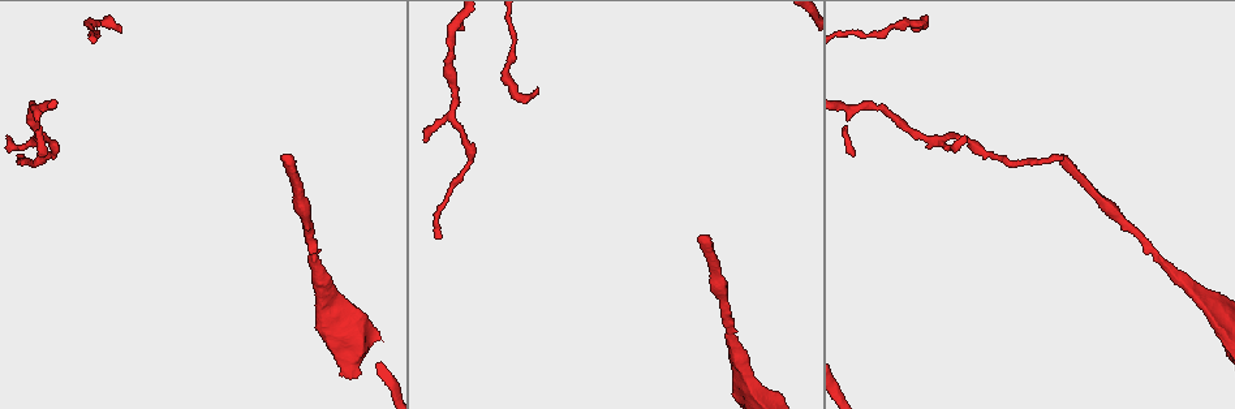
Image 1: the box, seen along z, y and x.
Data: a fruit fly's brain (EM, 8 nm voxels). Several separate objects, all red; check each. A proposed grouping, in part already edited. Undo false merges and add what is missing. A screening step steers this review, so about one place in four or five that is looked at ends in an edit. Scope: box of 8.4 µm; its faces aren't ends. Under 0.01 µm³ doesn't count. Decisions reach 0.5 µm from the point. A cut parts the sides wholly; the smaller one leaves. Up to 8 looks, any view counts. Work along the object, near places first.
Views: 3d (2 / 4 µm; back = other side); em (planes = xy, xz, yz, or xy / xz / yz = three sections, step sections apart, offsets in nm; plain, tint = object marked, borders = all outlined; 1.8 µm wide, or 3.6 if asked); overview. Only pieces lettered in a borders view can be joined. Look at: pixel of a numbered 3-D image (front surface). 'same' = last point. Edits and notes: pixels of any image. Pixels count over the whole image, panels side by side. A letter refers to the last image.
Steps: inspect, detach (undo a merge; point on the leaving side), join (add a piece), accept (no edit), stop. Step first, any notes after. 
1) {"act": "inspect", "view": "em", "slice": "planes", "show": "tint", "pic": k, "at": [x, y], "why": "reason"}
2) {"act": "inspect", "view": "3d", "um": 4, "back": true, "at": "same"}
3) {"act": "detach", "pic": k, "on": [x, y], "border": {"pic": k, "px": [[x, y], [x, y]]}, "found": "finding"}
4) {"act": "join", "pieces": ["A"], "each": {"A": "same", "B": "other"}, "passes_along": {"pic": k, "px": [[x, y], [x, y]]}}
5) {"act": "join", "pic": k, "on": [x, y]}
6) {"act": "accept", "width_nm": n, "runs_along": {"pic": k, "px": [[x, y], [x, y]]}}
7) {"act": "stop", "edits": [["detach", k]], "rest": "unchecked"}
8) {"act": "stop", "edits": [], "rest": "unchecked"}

{"act": "inspect", "view": "em", "slice": "xy", "step": 8, "show": "tint", "pic": 1, "at": [936, 139], "why": "arms part here"}

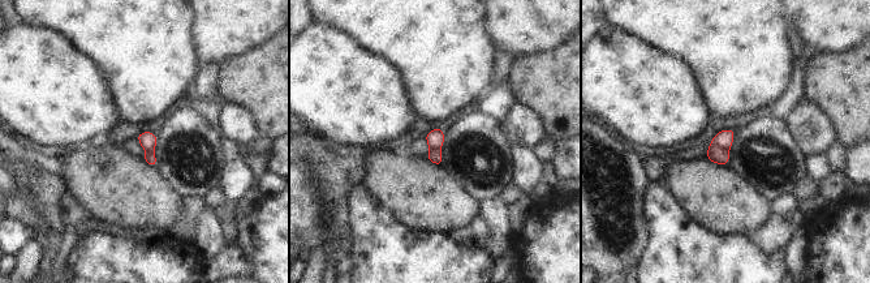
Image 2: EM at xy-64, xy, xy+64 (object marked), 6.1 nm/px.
{"act": "inspect", "view": "em", "slice": "planes", "show": "borders", "at": "same", "why": "cut it another way"}

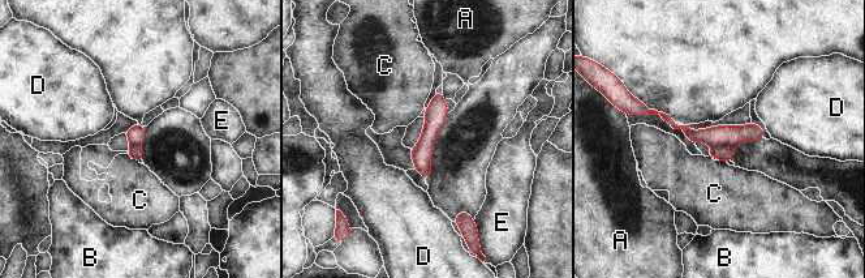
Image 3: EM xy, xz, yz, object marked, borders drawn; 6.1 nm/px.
{"act": "detach", "pic": 3, "on": [723, 153], "each": {"A": "other", "B": "other", "C": "other", "D": "other", "E": "other"}, "border": {"pic": 3, "px": [[732, 145], [714, 145], [711, 148]]}, "found": "two neurons meet here"}

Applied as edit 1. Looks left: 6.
{"act": "inspect", "view": "overview"}

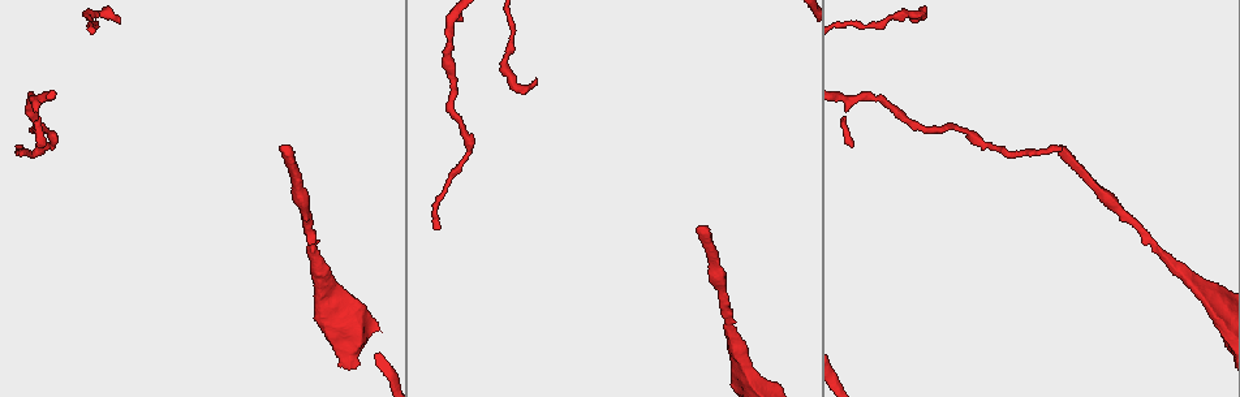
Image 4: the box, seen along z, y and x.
{"act": "inspect", "view": "em", "slice": "planes", "show": "plain", "pic": 4, "at": [536, 80], "why": "free end"}

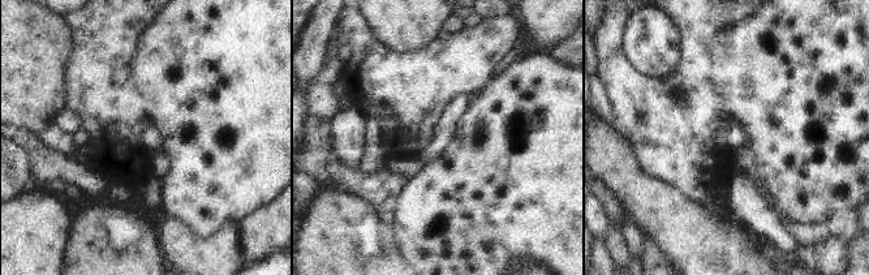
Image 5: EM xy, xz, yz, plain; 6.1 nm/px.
{"act": "inspect", "view": "em", "slice": "planes", "show": "borders", "at": "same", "why": "see the neighbours"}

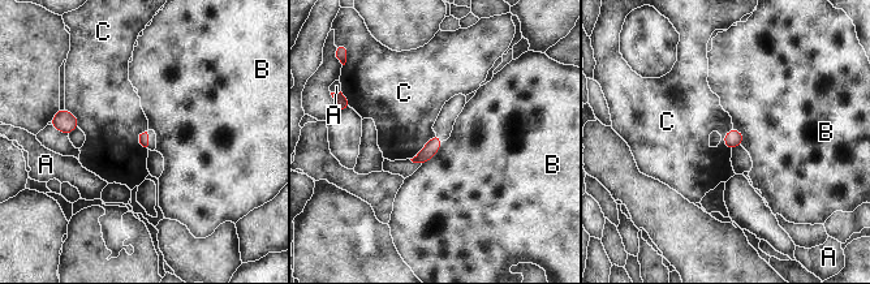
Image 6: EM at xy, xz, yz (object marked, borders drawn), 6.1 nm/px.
{"act": "accept", "each": {"A": "other", "B": "other", "C": "other"}, "border": {"pic": 6, "px": [[435, 133], [410, 159]]}, "found": "none of them fits"}

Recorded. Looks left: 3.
{"act": "inspect", "view": "em", "slice": "planes", "show": "borders", "pic": 4, "at": [281, 146], "why": "an open end"}

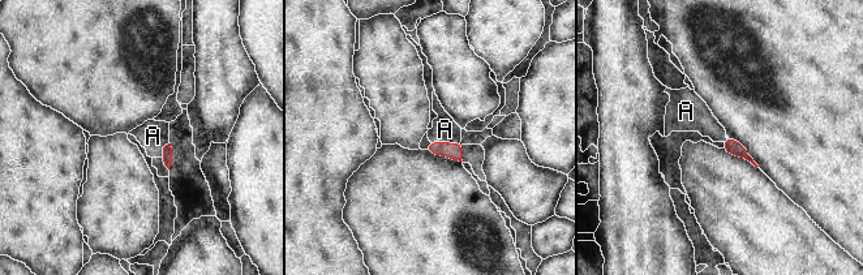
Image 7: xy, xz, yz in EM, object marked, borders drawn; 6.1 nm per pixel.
{"act": "join", "pieces": ["A"], "each": {"A": "same"}, "passes_along": {"pic": 7, "px": [[450, 150], [445, 142], [445, 129]]}, "found": "it goes on there"}

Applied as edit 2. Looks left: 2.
{"act": "stop", "edits": [["detach", 3], ["join", 7]], "rest": "unchecked"}

